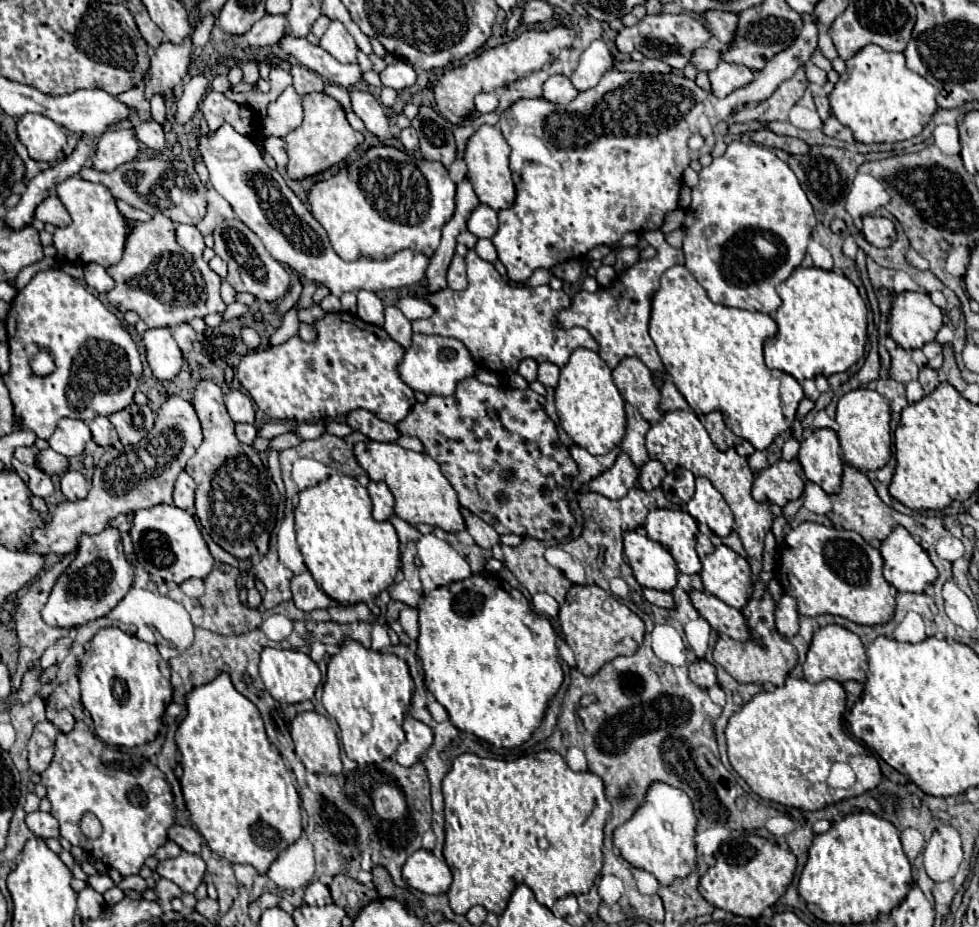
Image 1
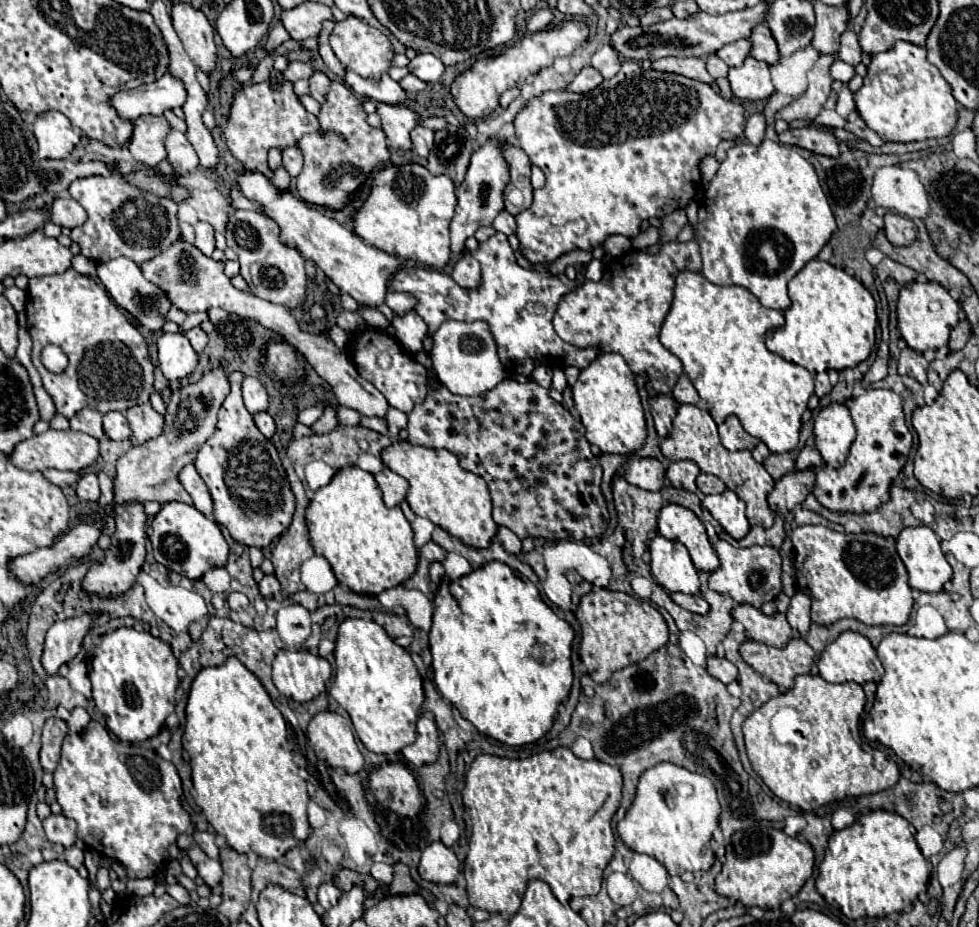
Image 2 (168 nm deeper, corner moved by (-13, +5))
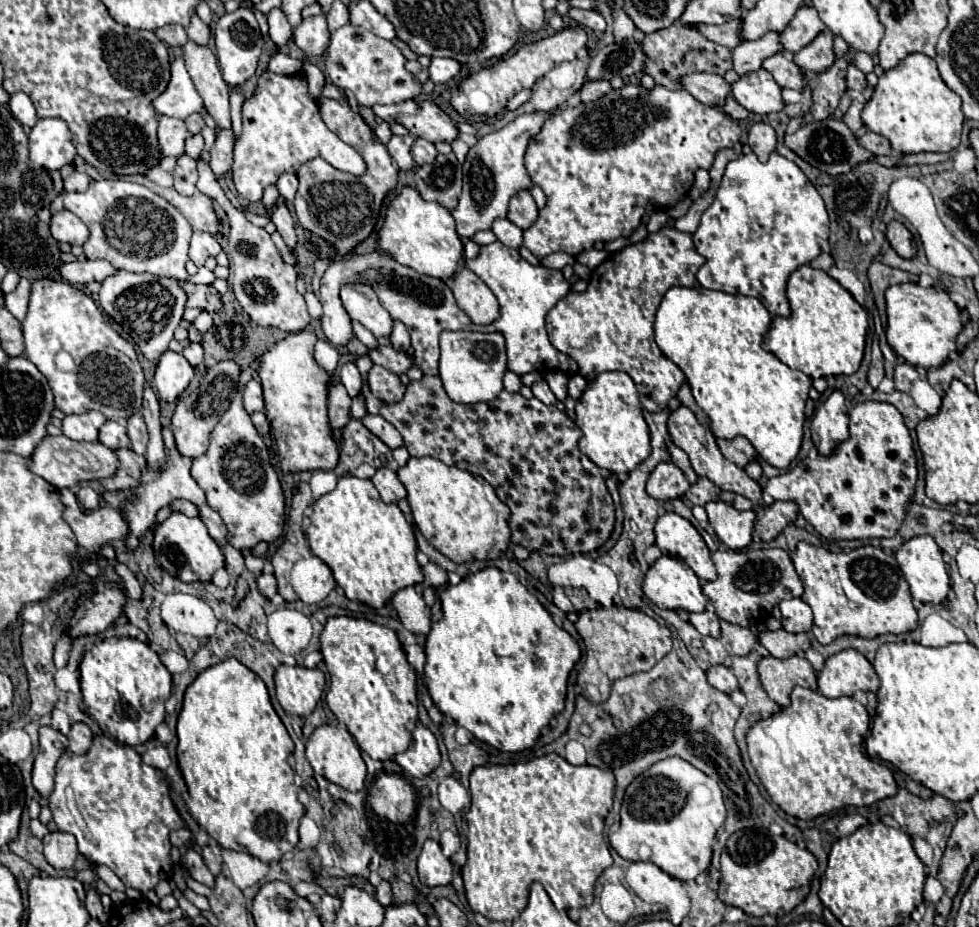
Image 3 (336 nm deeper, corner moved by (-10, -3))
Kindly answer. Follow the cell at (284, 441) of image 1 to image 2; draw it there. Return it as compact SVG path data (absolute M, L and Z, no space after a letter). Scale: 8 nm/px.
M329 406L329 408L325 408L323 416L311 428L313 428L315 434L329 434L337 424L339 424L337 422L337 408L335 406Z

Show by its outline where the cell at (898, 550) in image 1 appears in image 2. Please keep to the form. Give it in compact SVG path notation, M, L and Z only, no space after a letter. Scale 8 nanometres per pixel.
M915 526L915 528L905 528L899 538L897 538L897 552L909 572L909 586L921 592L941 592L945 582L951 580L951 566L945 560L945 554L941 550L939 538L929 526Z

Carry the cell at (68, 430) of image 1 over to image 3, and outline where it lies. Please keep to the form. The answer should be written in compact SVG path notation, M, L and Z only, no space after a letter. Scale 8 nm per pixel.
M94 410L86 414L74 414L66 416L62 420L62 432L72 438L72 440L86 440L86 442L96 442L98 440L98 430L106 422L106 418Z

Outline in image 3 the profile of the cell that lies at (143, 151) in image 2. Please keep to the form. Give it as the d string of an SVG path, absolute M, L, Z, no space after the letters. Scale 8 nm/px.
M158 116L158 144L162 156L178 156L184 152L184 140L190 136L182 120Z

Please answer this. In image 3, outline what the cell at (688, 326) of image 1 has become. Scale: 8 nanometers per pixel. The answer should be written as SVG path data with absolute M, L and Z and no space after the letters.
M670 288L656 314L654 334L658 348L686 374L696 404L708 414L710 428L718 438L746 436L762 460L776 468L788 468L796 458L804 436L804 406L812 380L800 370L790 370L774 354L762 350L762 338L772 326L772 314L758 298L726 294L706 288Z

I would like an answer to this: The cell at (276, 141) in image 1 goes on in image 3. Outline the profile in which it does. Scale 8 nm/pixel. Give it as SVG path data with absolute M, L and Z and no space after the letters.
M284 172L284 174L278 178L276 186L278 186L278 190L280 190L280 196L282 196L286 202L292 202L292 200L294 200L294 194L296 194L296 190L298 190L298 178L296 178L296 174L292 174L292 172Z

